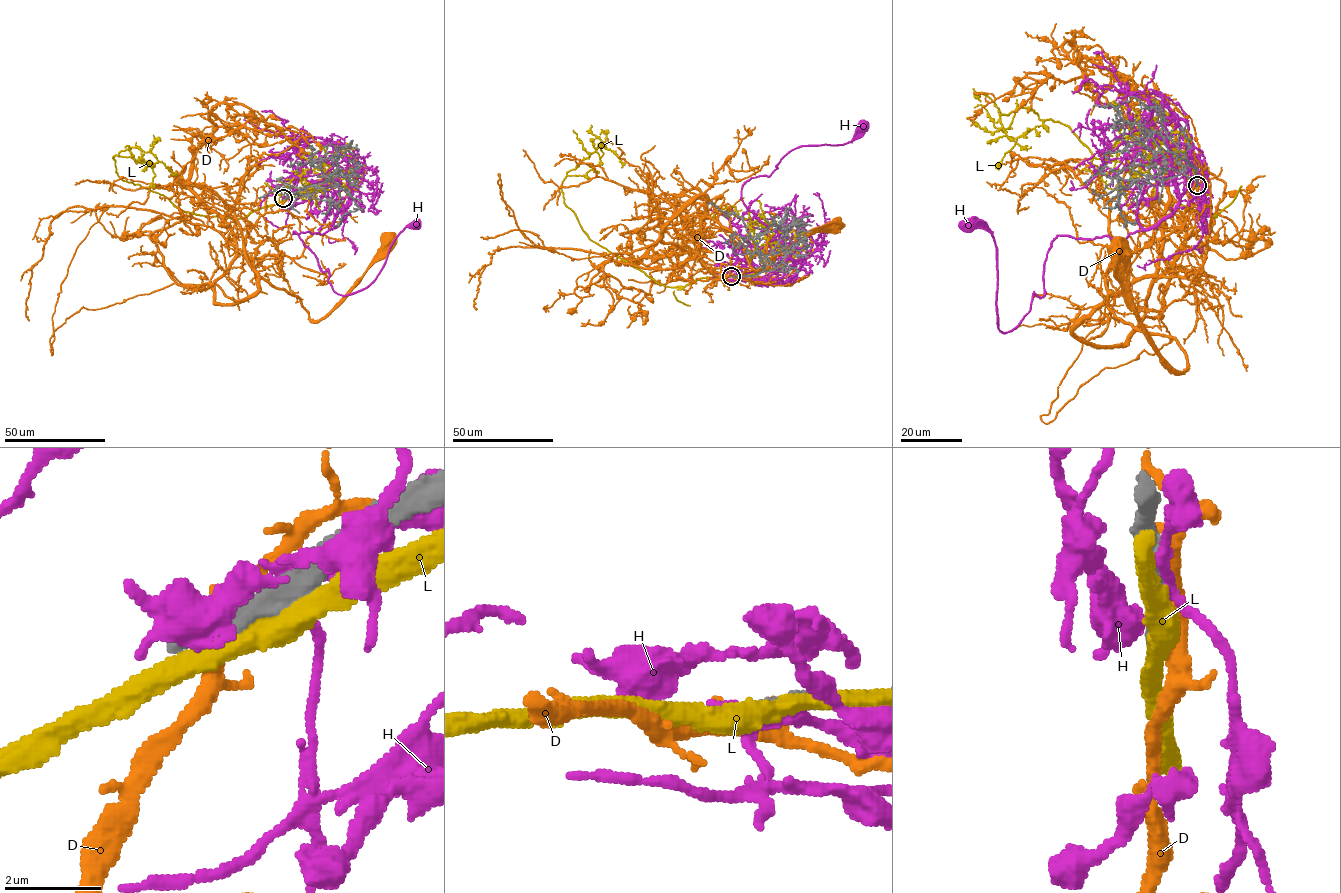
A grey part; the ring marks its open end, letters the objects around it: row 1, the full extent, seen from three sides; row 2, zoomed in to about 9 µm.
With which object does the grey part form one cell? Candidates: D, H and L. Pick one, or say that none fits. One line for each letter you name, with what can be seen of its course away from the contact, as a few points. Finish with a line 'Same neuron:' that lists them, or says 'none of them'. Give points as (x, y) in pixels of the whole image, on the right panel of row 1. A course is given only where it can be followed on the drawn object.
Same neuron: none of them

